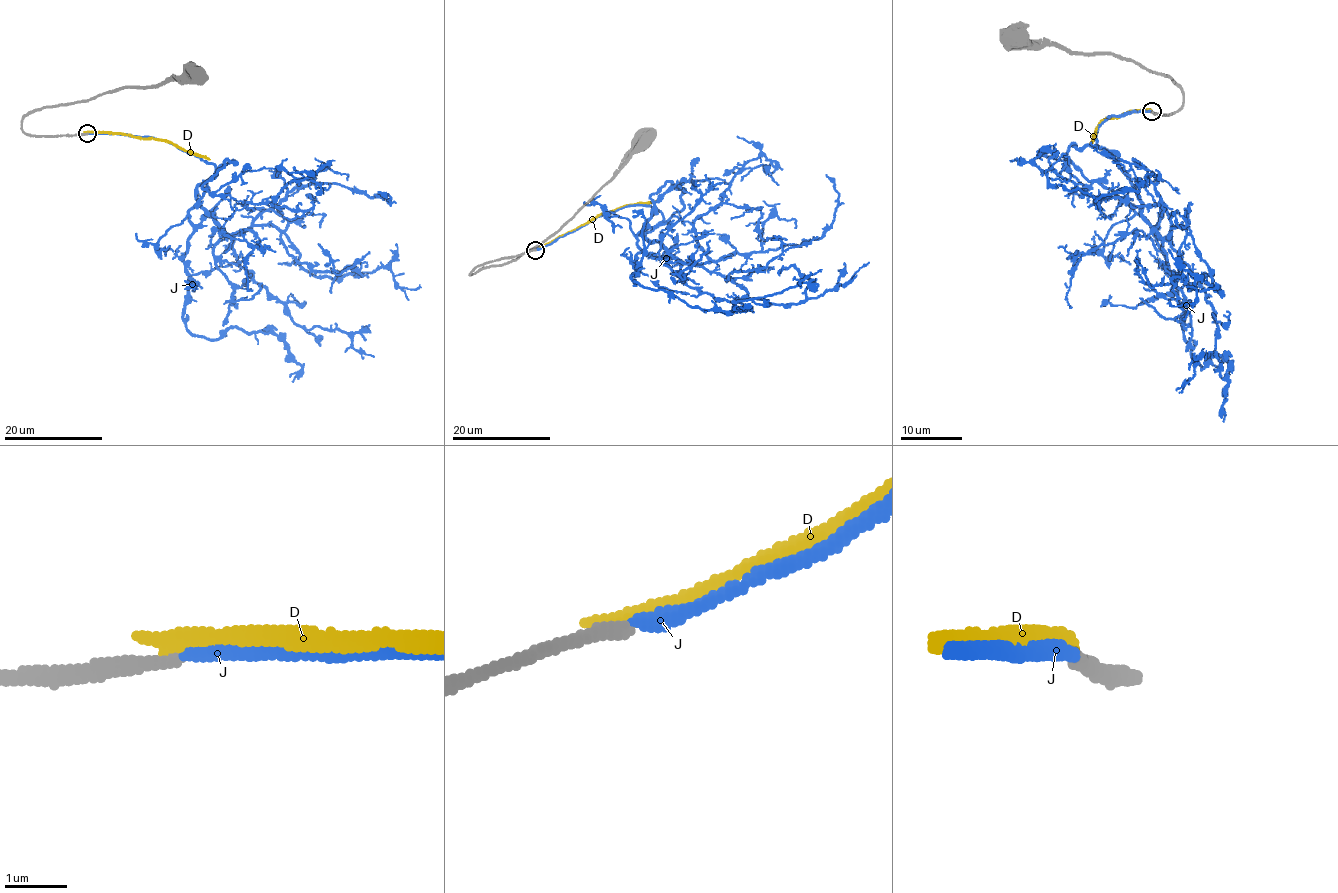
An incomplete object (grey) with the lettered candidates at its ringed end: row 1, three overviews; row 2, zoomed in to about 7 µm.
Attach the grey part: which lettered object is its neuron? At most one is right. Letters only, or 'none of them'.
J

